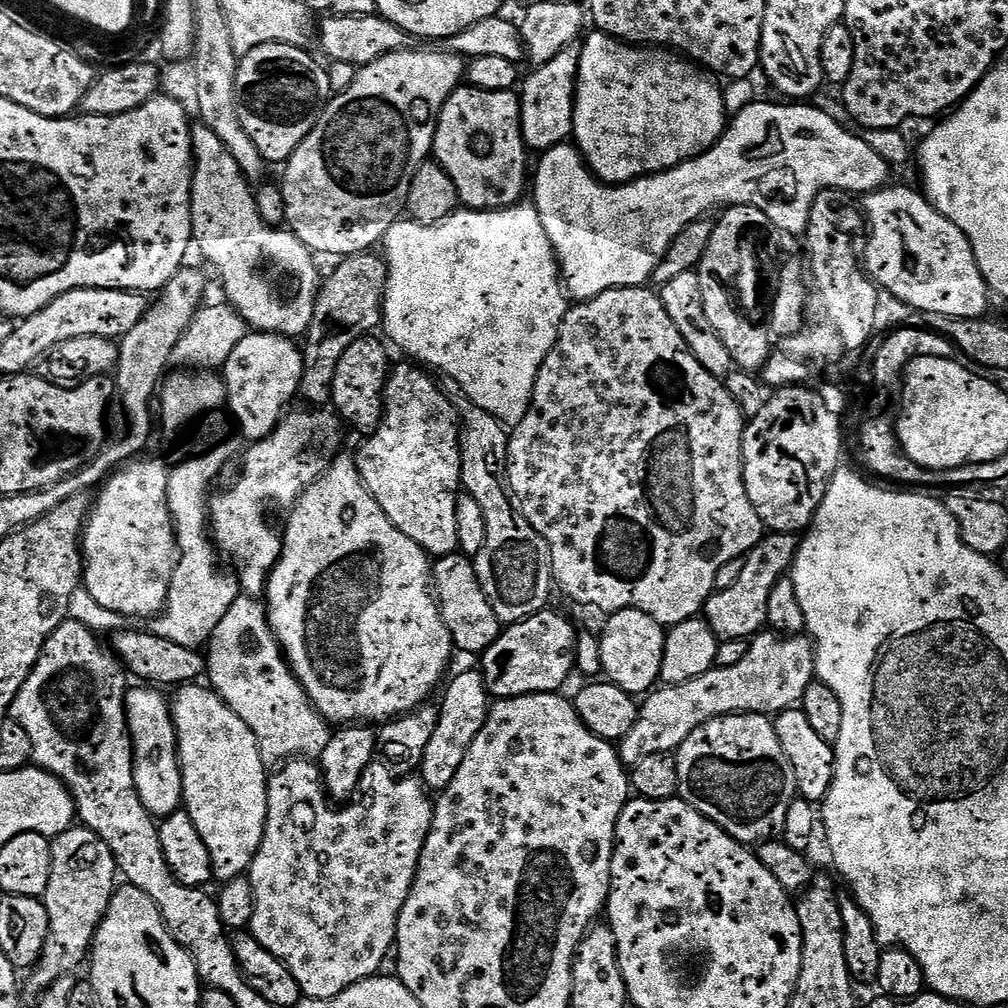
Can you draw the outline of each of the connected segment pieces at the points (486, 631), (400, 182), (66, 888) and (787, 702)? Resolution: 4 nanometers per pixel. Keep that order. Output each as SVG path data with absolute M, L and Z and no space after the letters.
M459 551L439 557L431 565L430 579L436 603L440 605L440 617L442 622L446 622L446 630L453 645L459 651L461 648L464 652L483 654L500 637L502 625L498 614L494 614L494 606L490 606L490 598L486 598L478 582L473 557L463 555Z
M412 46L403 52L391 52L374 62L363 65L357 71L352 85L346 90L335 93L331 97L333 100L330 101L331 99L329 99L323 105L320 115L316 117L314 130L310 130L310 134L306 134L306 138L300 143L298 150L294 150L294 154L282 168L282 171L284 171L284 180L282 179L284 218L287 227L313 254L325 252L328 256L336 256L335 258L357 256L359 252L375 249L383 241L386 230L390 230L390 226L394 226L394 222L405 215L408 206L408 195L410 194L410 182L414 178L418 166L426 163L432 152L432 143L436 137L436 120L440 117L442 106L448 101L448 96L451 92L455 92L457 88L461 87L465 76L465 57L457 56L455 52L447 50L441 50L441 52L419 52L415 46Z
M73 826L52 840L50 882L42 897L48 915L48 937L40 959L31 969L30 987L46 989L58 978L75 973L75 968L89 959L92 939L117 887L116 859L98 834L83 826Z
M764 630L759 633L749 643L748 653L746 658L742 658L742 662L737 662L734 666L726 666L725 668L711 668L706 674L702 674L698 678L694 678L685 684L669 684L667 686L657 687L655 690L647 693L643 697L642 703L639 705L639 712L637 714L637 721L630 730L630 734L626 734L626 738L622 738L618 742L618 751L620 759L624 761L625 765L631 766L642 762L642 758L646 758L646 754L662 754L663 752L675 753L677 748L682 746L682 742L686 742L686 738L690 738L690 734L694 734L694 730L698 730L698 726L702 726L708 720L713 720L716 716L735 716L742 712L758 712L761 714L775 714L777 712L784 712L787 708L794 708L799 705L801 698L806 694L806 686L814 683L816 676L816 649L813 641L807 635L801 634L798 636L782 636L771 630Z

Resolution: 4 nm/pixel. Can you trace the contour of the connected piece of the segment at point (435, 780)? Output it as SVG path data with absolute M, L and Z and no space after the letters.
M479 671L460 672L450 680L447 681L448 689L447 684L443 689L444 701L438 704L438 722L434 726L434 734L430 734L430 742L426 745L418 769L424 787L436 794L450 786L454 774L458 774L458 766L462 766L462 758L466 758L474 738L482 730L490 707L490 693Z

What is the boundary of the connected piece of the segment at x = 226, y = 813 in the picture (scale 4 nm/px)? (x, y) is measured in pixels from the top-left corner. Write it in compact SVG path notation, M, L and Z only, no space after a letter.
M200 682L183 685L177 692L171 710L184 787L182 808L190 814L206 850L210 850L213 877L220 882L233 880L251 869L258 846L262 846L270 776L250 726L222 702L217 692Z

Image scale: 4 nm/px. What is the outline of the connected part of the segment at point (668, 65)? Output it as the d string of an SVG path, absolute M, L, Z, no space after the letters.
M592 30L587 33L583 37L582 43L579 45L580 49L580 65L578 66L578 74L576 75L576 105L574 106L574 110L572 111L572 134L571 139L574 141L574 147L577 151L580 152L581 159L584 160L585 164L587 164L589 170L592 171L593 175L597 177L603 184L629 184L632 180L641 180L644 176L650 176L653 172L664 172L668 168L673 168L674 166L678 166L682 162L686 162L687 160L693 160L695 156L700 156L705 152L707 148L712 147L713 144L716 143L716 139L718 139L722 133L724 133L725 127L730 119L730 113L727 108L724 107L724 93L722 91L721 85L716 85L717 81L713 79L711 75L703 67L697 66L693 61L685 58L683 55L677 54L672 50L665 50L660 46L637 46L635 44L629 44L625 41L618 40L614 36L608 36L605 32L599 30Z

